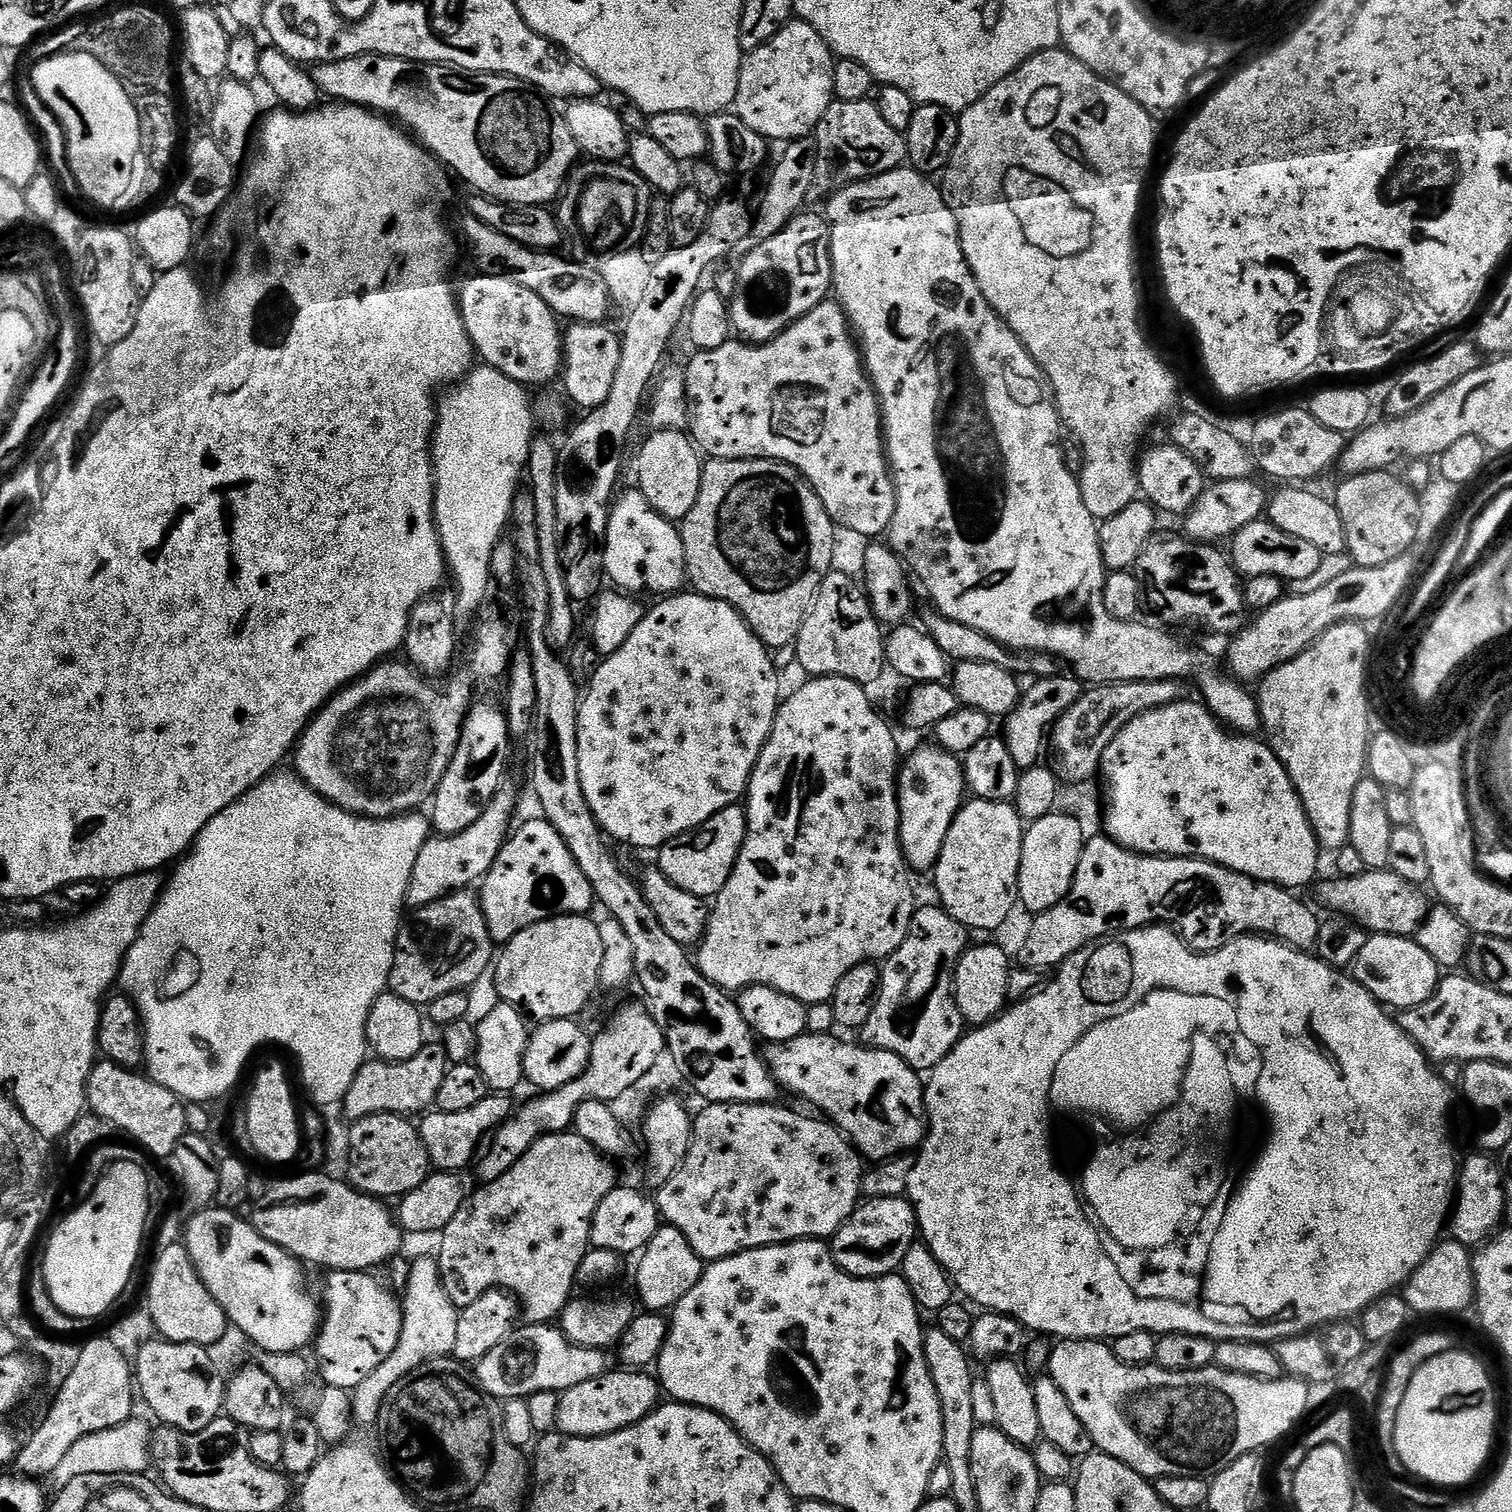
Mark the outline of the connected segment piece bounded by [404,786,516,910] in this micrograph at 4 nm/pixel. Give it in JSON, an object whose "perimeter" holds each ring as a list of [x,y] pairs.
{"perimeter":[[[502,786],[497,790],[490,806],[482,810],[482,818],[478,818],[474,826],[466,826],[466,830],[453,836],[430,838],[424,843],[418,862],[414,862],[414,874],[410,874],[408,893],[404,896],[409,909],[425,908],[452,892],[471,889],[472,883],[475,885],[483,881],[514,828],[512,819],[516,816],[516,792],[508,787]]]}

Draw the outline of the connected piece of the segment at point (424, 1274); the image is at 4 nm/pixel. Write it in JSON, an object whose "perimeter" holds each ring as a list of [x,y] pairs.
{"perimeter":[[[435,1255],[420,1256],[413,1262],[404,1292],[402,1334],[398,1346],[394,1346],[394,1354],[390,1354],[390,1358],[386,1358],[386,1362],[382,1362],[382,1366],[378,1366],[378,1370],[374,1370],[374,1374],[370,1374],[370,1378],[366,1378],[366,1382],[362,1382],[362,1386],[358,1386],[351,1393],[352,1411],[357,1421],[375,1421],[390,1386],[423,1369],[426,1362],[452,1356],[454,1341],[458,1335],[460,1312],[444,1292],[440,1281],[440,1261]]]}

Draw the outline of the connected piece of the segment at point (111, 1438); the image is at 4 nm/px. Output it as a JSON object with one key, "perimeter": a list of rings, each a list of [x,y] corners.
{"perimeter":[[[131,1418],[112,1429],[98,1430],[79,1438],[67,1451],[58,1468],[50,1475],[53,1489],[65,1488],[82,1474],[144,1474],[150,1468],[150,1453],[154,1432],[144,1420]]]}

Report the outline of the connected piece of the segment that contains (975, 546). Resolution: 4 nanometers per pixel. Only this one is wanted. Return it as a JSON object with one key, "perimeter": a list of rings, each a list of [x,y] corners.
{"perimeter":[[[901,166],[886,174],[871,176],[857,184],[846,186],[840,192],[827,197],[826,219],[832,243],[832,287],[835,299],[844,309],[848,327],[852,329],[862,359],[866,365],[872,388],[880,401],[884,450],[888,457],[888,467],[892,473],[892,485],[896,491],[896,509],[886,533],[886,543],[901,560],[907,571],[924,583],[928,596],[933,600],[935,611],[947,620],[958,622],[967,628],[989,636],[997,644],[1011,648],[1013,652],[1043,654],[1057,661],[1069,664],[1077,680],[1088,686],[1103,686],[1118,682],[1154,682],[1155,680],[1196,680],[1200,687],[1199,699],[1205,709],[1211,712],[1225,729],[1236,734],[1256,734],[1261,731],[1260,705],[1257,697],[1248,693],[1245,685],[1237,682],[1223,671],[1215,672],[1212,664],[1200,652],[1179,644],[1168,632],[1151,628],[1141,622],[1116,620],[1106,614],[1102,595],[1102,581],[1106,569],[1102,562],[1102,552],[1098,546],[1100,529],[1098,522],[1086,510],[1080,494],[1080,481],[1077,473],[1068,469],[1064,456],[1060,453],[1062,425],[1056,413],[1055,403],[1046,395],[1046,388],[1039,379],[1035,380],[1028,371],[1034,365],[1028,351],[1018,342],[1018,338],[1002,322],[999,315],[982,298],[982,290],[974,282],[972,271],[968,269],[958,234],[958,222],[946,206],[944,193],[931,184],[929,177],[911,166]]]}

